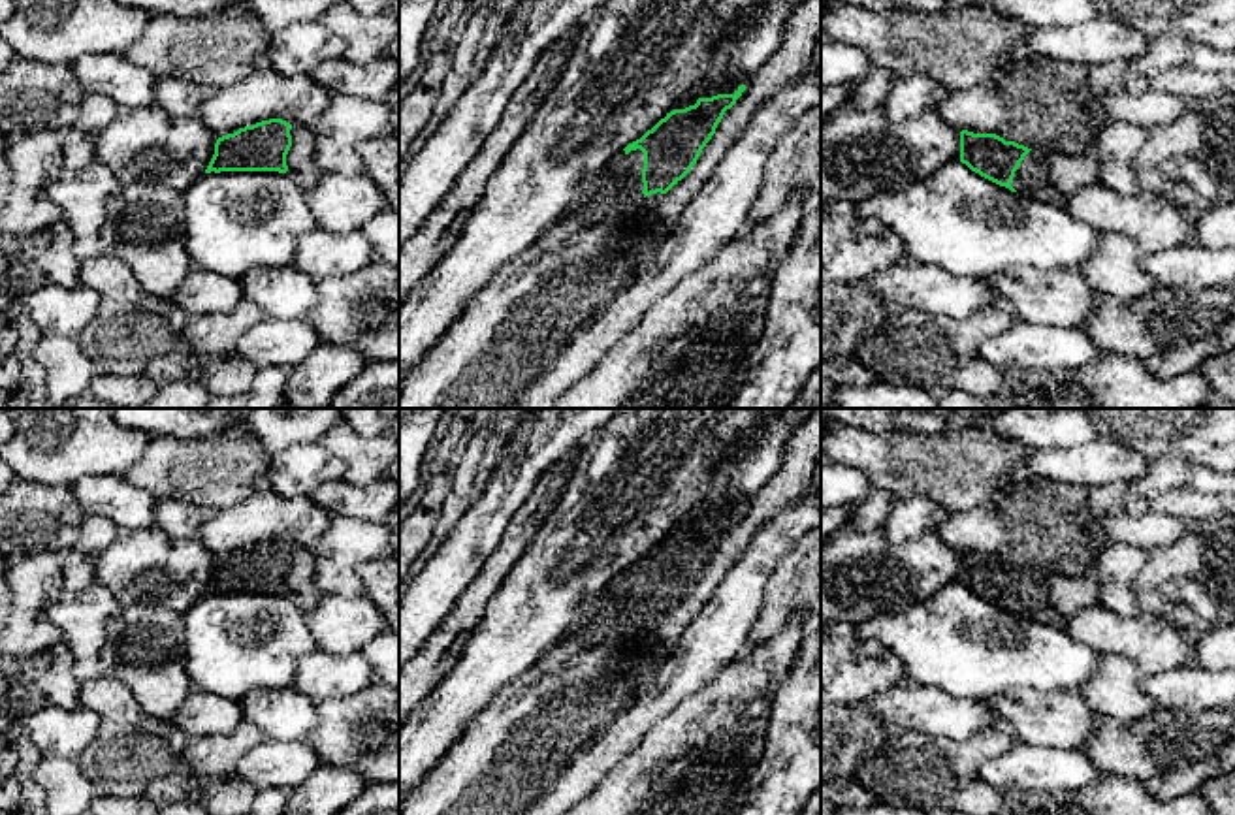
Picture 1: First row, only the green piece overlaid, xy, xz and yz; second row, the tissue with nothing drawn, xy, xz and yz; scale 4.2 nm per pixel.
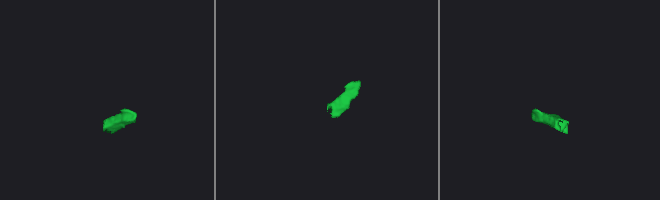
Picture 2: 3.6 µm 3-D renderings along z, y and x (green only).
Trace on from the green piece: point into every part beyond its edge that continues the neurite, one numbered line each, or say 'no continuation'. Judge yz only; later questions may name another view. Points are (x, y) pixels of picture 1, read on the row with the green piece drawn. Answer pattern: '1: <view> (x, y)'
1: yz (1051, 177)

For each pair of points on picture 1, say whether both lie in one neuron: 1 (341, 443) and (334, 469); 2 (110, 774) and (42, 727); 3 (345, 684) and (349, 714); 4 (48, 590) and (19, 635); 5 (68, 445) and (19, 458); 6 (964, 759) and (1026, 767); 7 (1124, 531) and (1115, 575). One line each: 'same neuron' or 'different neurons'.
1: different neurons
2: different neurons
3: different neurons
4: same neuron
5: same neuron
6: different neurons
7: different neurons

